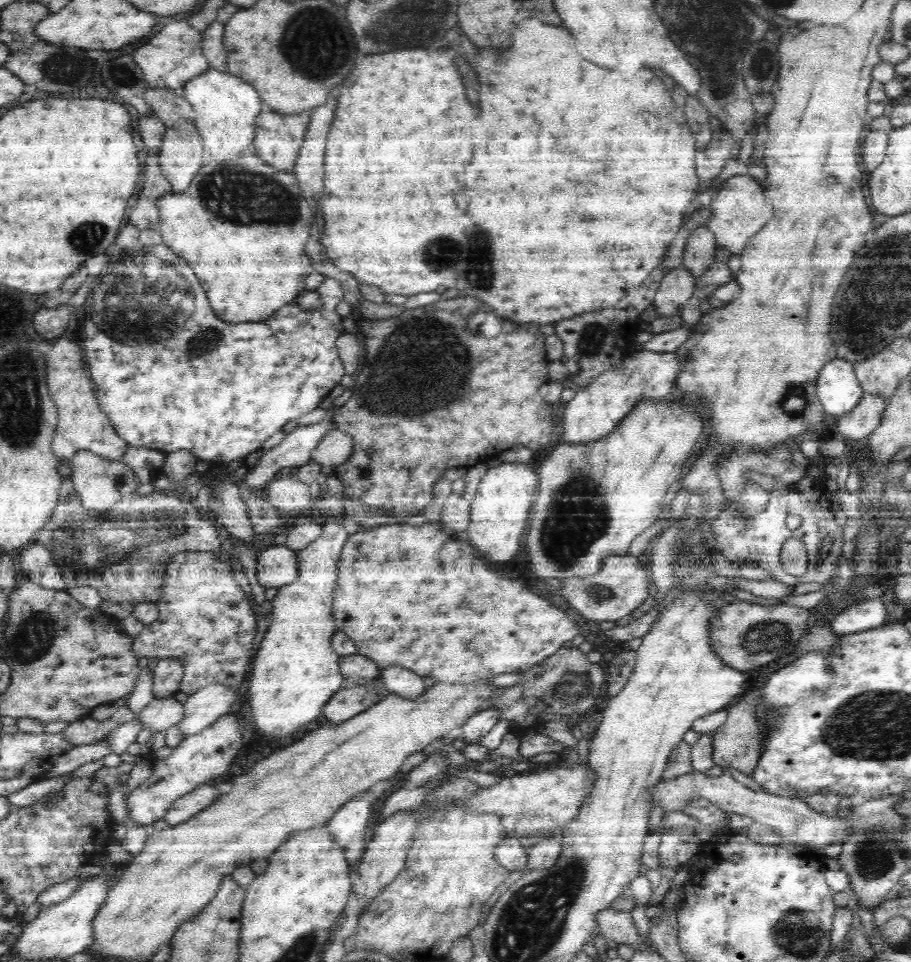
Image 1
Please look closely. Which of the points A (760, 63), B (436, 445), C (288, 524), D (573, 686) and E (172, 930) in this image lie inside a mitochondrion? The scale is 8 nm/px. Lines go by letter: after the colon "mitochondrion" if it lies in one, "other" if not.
A: mitochondrion
B: other
C: other
D: mitochondrion
E: other

